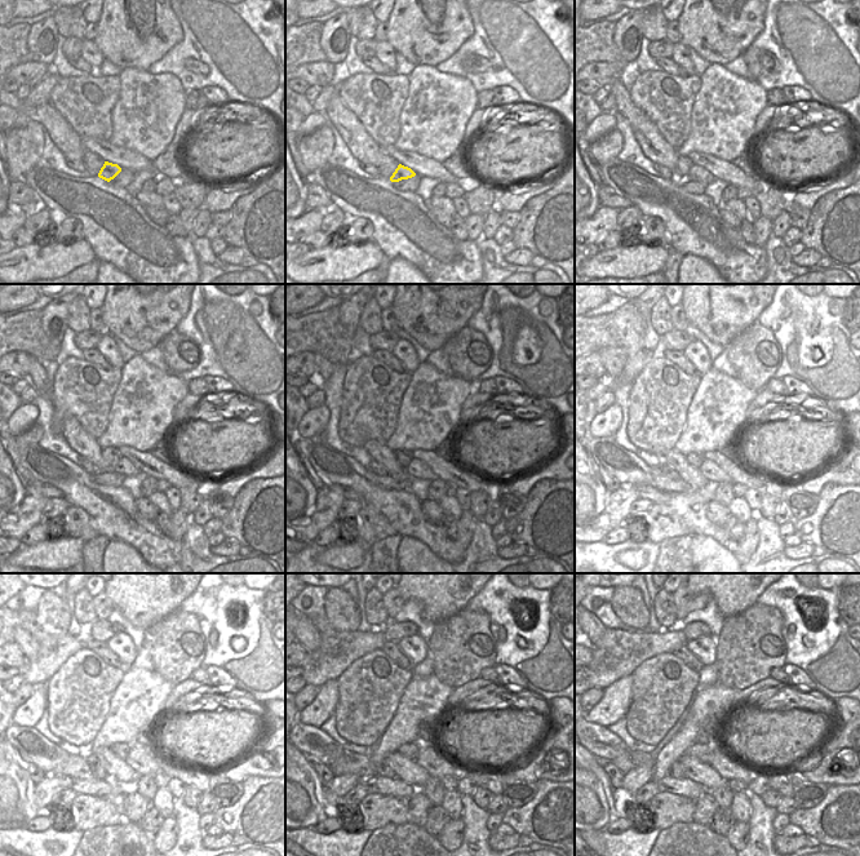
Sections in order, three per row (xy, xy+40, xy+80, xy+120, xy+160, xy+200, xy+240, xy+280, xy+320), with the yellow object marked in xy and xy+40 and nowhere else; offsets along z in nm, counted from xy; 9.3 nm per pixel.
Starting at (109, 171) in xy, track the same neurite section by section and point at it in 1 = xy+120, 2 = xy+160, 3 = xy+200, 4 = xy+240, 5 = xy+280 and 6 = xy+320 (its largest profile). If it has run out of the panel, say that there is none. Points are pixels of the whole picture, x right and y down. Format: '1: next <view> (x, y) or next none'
1: next xy+120 (124, 466)
2: next xy+160 (416, 468)
3: next xy+200 (709, 470)
4: next xy+240 (142, 758)
5: next xy+280 (437, 766)
6: next xy+320 (722, 763)

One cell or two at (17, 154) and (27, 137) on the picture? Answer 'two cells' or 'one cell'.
one cell

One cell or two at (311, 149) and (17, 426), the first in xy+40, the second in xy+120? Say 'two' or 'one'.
two

